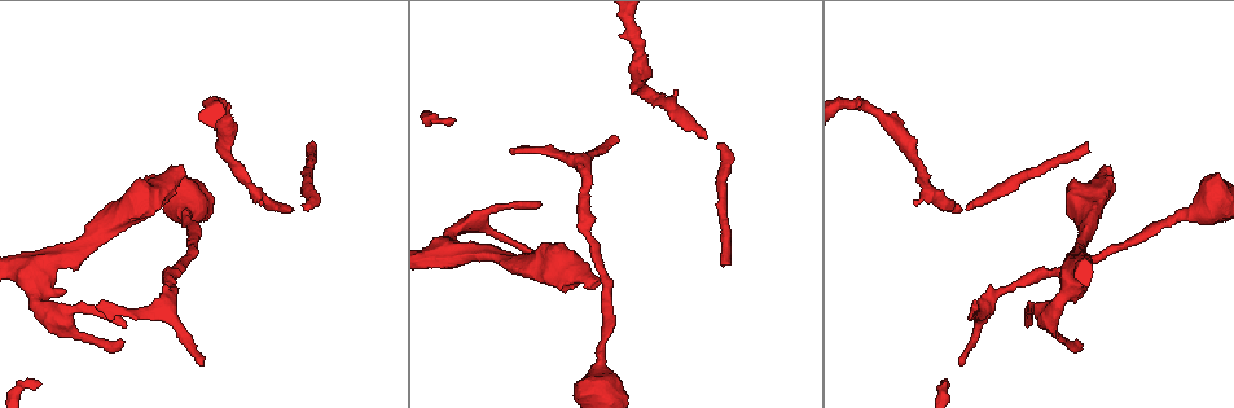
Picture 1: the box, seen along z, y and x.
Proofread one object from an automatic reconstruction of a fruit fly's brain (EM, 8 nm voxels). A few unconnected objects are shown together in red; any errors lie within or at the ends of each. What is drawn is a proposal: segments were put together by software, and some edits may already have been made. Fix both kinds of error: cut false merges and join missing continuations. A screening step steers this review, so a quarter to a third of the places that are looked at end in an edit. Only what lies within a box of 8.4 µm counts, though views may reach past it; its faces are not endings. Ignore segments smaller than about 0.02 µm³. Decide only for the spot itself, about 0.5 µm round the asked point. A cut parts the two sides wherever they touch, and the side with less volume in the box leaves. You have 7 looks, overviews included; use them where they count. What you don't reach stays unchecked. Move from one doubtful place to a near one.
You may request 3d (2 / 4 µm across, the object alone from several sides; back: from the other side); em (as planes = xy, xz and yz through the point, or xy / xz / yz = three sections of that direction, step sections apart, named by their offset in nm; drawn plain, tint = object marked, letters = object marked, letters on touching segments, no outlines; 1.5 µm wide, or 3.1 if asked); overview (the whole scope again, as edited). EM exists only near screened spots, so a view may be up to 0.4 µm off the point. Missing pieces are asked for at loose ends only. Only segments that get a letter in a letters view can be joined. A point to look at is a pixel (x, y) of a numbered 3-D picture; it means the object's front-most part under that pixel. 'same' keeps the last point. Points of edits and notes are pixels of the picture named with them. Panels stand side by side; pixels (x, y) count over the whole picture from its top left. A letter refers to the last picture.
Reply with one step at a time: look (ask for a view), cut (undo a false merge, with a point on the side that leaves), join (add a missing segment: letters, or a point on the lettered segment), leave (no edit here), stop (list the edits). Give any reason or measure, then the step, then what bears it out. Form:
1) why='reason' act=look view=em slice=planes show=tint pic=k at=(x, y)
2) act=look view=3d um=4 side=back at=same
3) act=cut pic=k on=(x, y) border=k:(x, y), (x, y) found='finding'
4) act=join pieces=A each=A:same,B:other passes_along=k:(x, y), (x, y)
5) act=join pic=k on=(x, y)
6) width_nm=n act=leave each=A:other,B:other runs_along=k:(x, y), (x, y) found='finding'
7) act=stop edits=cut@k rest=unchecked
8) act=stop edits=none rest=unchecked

act=look view=em slice=planes show=letters pic=1 at=(976, 310)

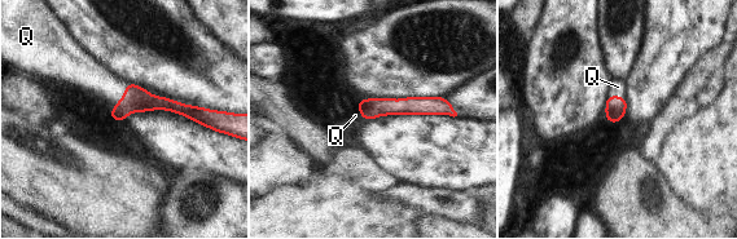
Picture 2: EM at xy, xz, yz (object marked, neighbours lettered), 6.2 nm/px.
width_nm=120 act=join pieces=Q each=Q:same found='the neuron continues'

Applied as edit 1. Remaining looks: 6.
act=look view=overview

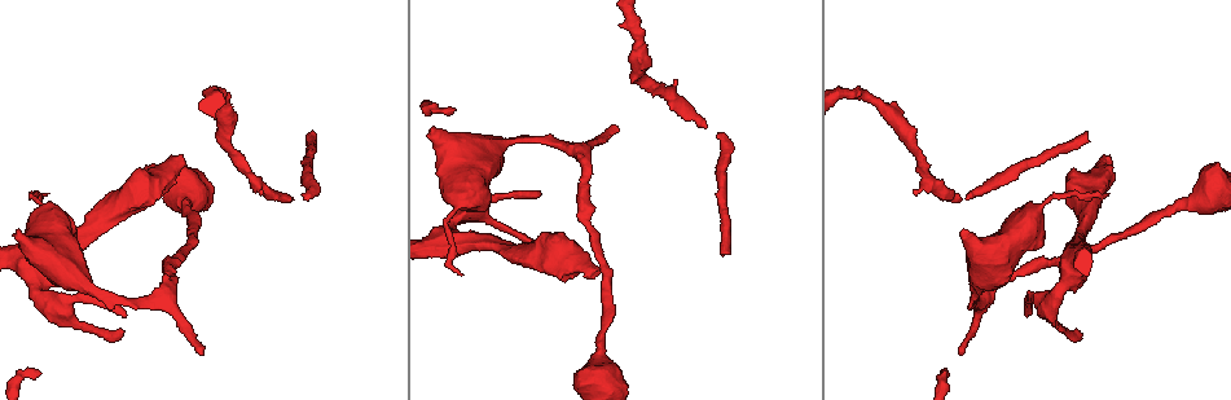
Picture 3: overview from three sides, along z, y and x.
why='thick end' act=look view=em um=3.1 slice=xy step=16 show=letters pic=3 at=(171, 155)

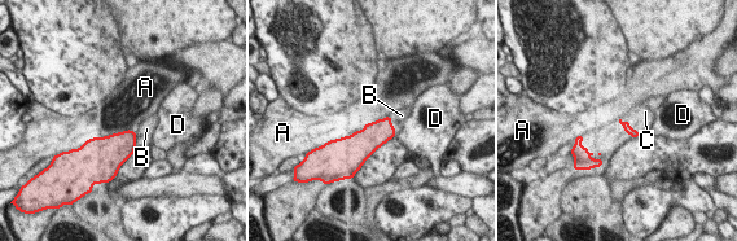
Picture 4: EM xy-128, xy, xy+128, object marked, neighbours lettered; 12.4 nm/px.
act=look view=em um=3.1 slice=planes show=letters at=same

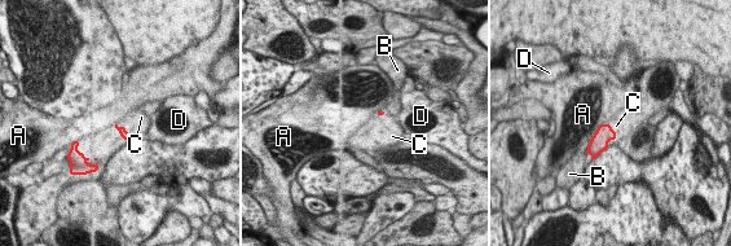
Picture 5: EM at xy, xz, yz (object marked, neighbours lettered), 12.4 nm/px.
longest_contact=A:260nm act=join pieces=C each=A:other,B:other,C:same,D:other found='it goes on there'

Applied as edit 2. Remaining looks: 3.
why='an open end' act=look view=em slice=planes show=letters pic=3 at=(204, 354)

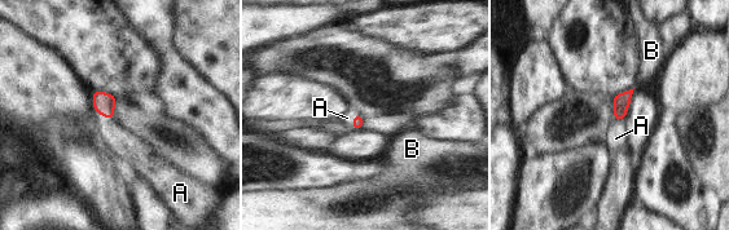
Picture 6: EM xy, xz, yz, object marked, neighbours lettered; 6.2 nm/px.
act=join pieces=A each=A:same,B:other passes_along=6:(104, 104), (104, 115), (118, 141) found='the neuron continues'

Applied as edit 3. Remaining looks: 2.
act=stop edits=join@2,join@5,join@6 rest=unchecked

